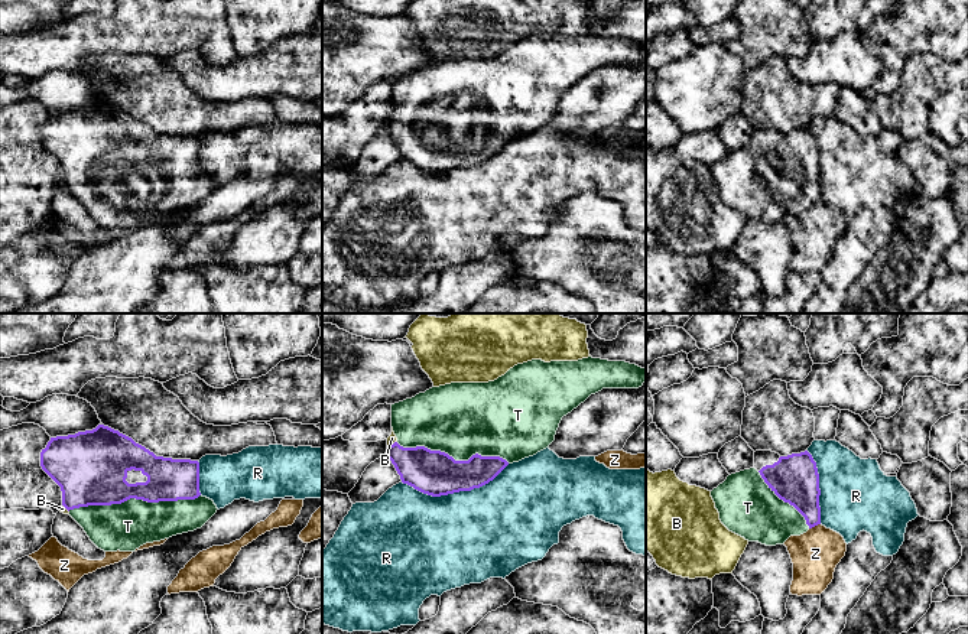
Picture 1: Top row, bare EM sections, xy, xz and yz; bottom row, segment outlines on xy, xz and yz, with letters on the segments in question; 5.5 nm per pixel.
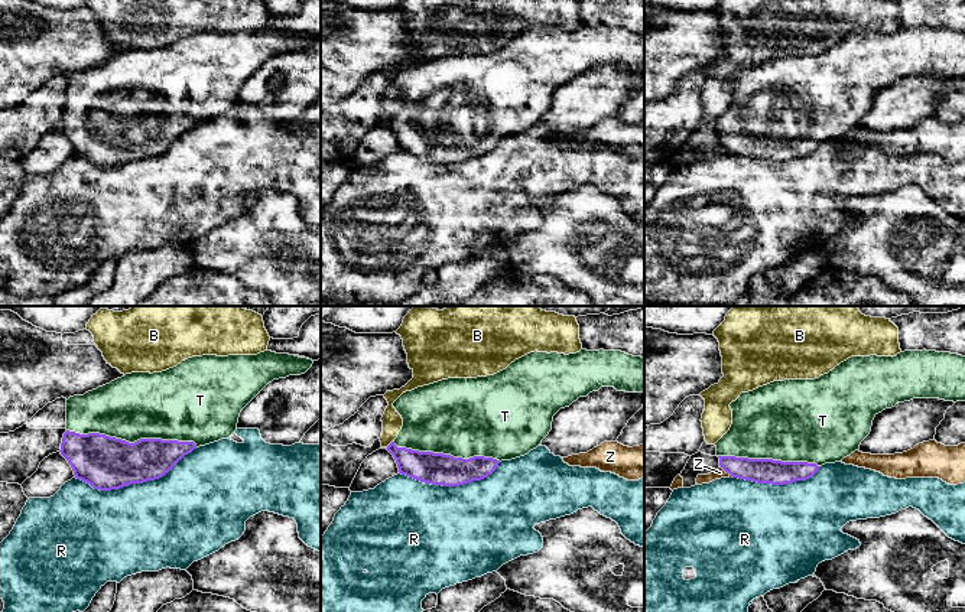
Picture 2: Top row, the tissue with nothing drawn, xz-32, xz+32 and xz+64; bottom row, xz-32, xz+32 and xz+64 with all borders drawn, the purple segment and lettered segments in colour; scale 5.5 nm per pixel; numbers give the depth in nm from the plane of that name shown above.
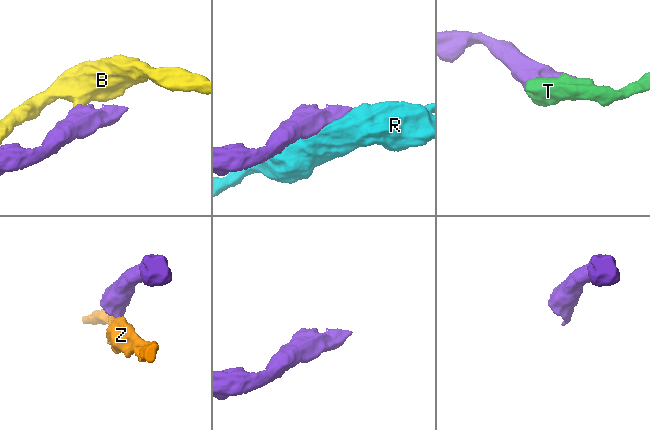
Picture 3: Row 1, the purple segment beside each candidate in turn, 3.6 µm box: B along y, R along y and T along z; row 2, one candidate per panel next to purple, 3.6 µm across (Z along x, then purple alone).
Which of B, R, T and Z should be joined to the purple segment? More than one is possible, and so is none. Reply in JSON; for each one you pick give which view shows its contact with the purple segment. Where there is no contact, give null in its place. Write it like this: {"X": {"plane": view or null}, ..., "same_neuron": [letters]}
{"T": {"plane": "xy"}, "same_neuron": ["T"]}

